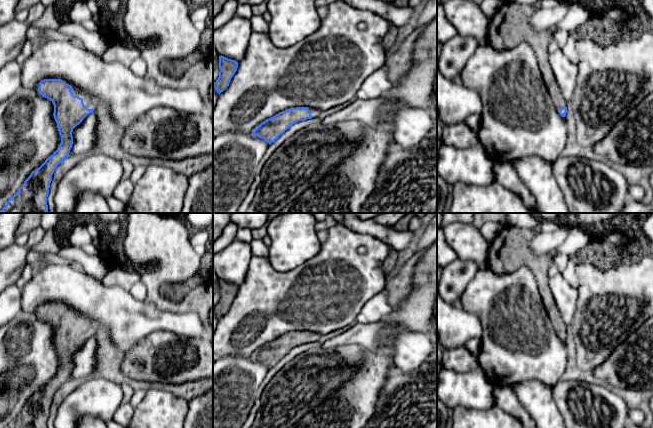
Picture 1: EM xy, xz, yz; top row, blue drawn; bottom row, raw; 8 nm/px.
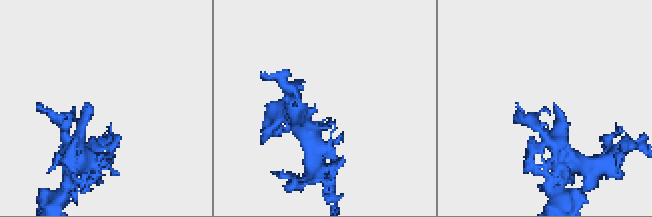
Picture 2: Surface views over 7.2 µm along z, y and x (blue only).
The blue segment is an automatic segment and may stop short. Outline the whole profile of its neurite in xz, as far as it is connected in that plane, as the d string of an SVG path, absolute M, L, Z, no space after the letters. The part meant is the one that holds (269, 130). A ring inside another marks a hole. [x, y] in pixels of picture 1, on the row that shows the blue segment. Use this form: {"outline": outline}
{"outline": "M308 107L286 109L262 122L253 131L253 135L271 144L293 124L318 117L321 112L319 109Z"}

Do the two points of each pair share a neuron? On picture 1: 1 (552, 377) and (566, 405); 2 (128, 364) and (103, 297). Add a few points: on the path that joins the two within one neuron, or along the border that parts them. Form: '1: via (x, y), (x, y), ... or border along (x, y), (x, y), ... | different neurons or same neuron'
1: border along (561, 379), (552, 386) | different neurons
2: border along (144, 338), (124, 351) | different neurons

